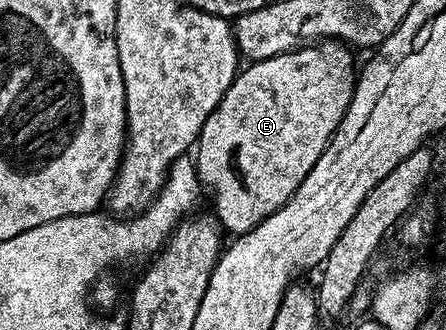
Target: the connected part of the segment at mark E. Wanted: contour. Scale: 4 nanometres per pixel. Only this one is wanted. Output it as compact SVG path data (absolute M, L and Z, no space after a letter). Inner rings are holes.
M319 41L314 45L299 45L283 55L274 55L259 63L244 66L236 74L235 80L232 81L225 93L225 97L205 121L197 140L197 146L193 151L195 168L199 170L200 184L206 190L207 187L211 190L211 195L215 198L213 214L224 232L230 233L232 236L244 235L246 231L253 229L261 221L265 221L265 217L269 217L269 213L273 213L278 207L285 205L285 201L295 192L297 185L301 185L301 181L305 181L305 173L309 173L309 169L313 169L313 165L317 165L321 153L326 149L328 141L337 129L337 125L345 117L345 113L349 109L349 101L355 92L357 63L355 67L355 59L351 56L350 50L352 51L352 48L343 41Z

